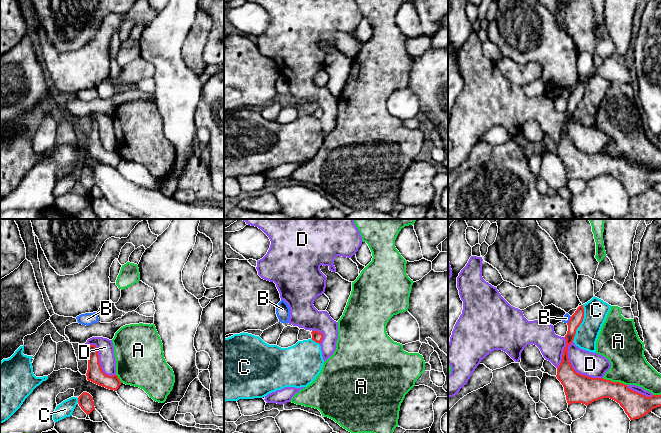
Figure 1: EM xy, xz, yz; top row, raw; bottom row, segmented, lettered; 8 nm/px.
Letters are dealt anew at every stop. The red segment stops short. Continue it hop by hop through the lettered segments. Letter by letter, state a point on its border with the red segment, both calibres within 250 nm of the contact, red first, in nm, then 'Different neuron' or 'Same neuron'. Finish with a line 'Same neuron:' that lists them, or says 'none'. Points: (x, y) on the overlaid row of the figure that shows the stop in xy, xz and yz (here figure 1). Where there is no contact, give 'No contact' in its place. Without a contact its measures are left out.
A: Touches red at yz (614, 382). Thickness 220 nm (red) against 300 nm. Different neuron
B: Touches red at yz (569, 320). Thickness 100 nm (red) against 60 nm. Different neuron
C: Touches red at yz (581, 322). Thickness 100 nm (red) against 190 nm. Different neuron
D: Touches red at yz (572, 367). Thickness 240 nm (red) against 200 nm. Different neuron
Same neuron: none

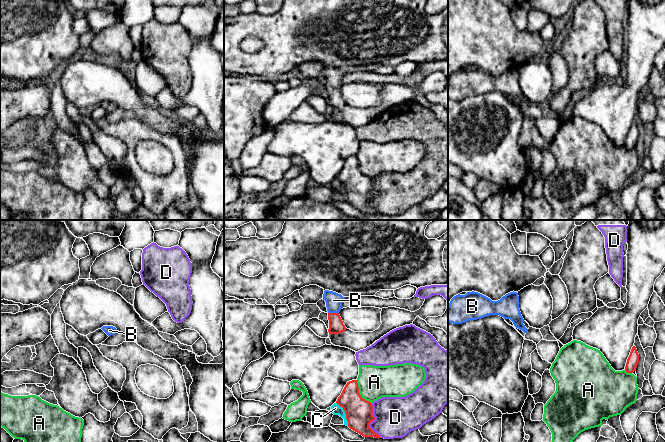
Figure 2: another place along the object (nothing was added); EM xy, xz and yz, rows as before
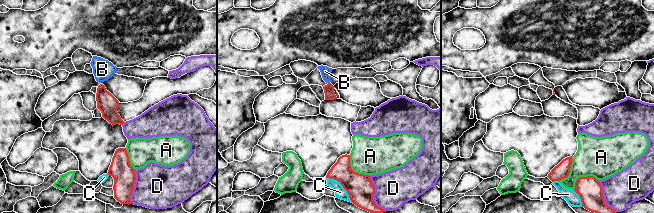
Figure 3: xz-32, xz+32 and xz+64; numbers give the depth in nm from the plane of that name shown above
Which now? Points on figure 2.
A: Touches red at xz (359, 393). Thickness 220 nm (red) against 260 nm. Different neuron
B: Touches red at xz (333, 313). Thickness 120 nm (red) against 130 nm. Same neuron
C: Touches red at xz (345, 413). Thickness 220 nm (red) against 80 nm. Different neuron
D: Touches red at xz (372, 420). Thickness 220 nm (red) against 320 nm. Different neuron
Same neuron: B

